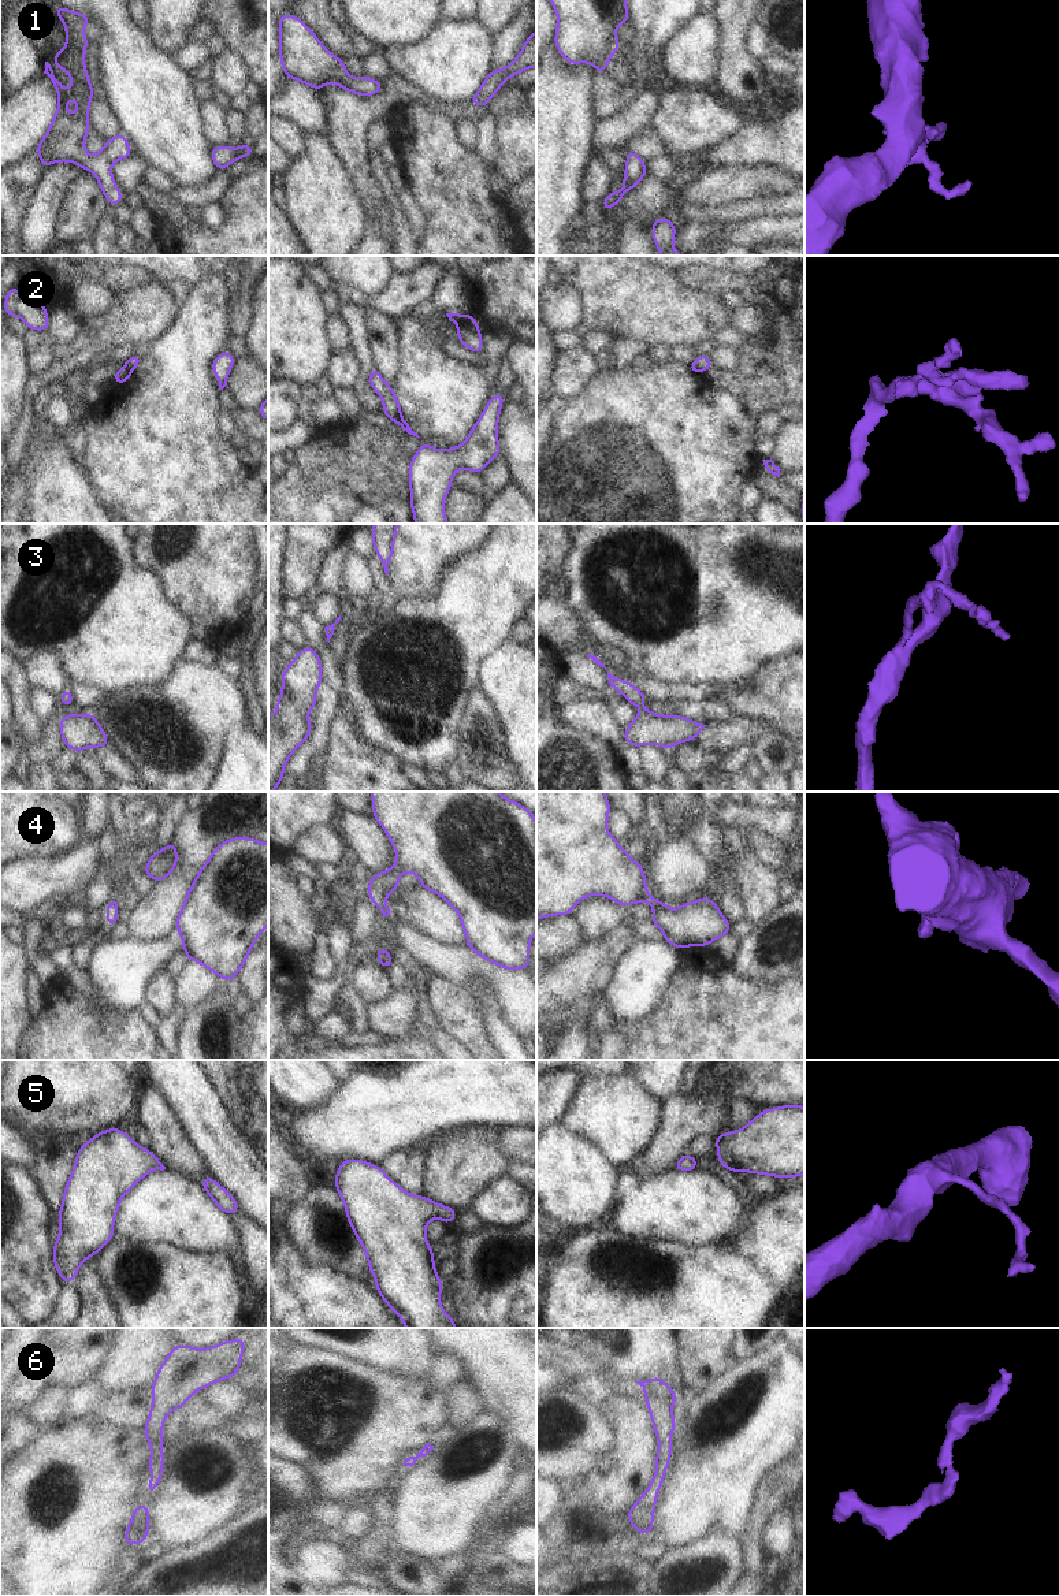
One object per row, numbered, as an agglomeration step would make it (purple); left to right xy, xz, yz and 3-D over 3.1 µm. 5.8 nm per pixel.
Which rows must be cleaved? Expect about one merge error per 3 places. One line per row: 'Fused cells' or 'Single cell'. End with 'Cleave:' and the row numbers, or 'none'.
1: Single cell
2: Fused cells
3: Single cell
4: Single cell
5: Single cell
6: Single cell
Cleave: 2.

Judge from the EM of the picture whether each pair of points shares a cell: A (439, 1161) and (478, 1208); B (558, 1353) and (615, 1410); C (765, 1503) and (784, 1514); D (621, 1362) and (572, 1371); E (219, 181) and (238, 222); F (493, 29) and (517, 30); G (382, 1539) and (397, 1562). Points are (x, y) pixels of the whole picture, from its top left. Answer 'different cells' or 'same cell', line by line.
A: different cells
B: different cells
C: different cells
D: different cells
E: different cells
F: different cells
G: different cells

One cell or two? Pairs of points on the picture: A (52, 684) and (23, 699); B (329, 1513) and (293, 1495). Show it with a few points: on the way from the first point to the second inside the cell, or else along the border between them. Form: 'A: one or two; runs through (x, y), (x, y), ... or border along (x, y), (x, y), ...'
A: two; border along (23, 662), (28, 679), (33, 684)
B: one; runs through (320, 1513), (311, 1513), (301, 1503)

